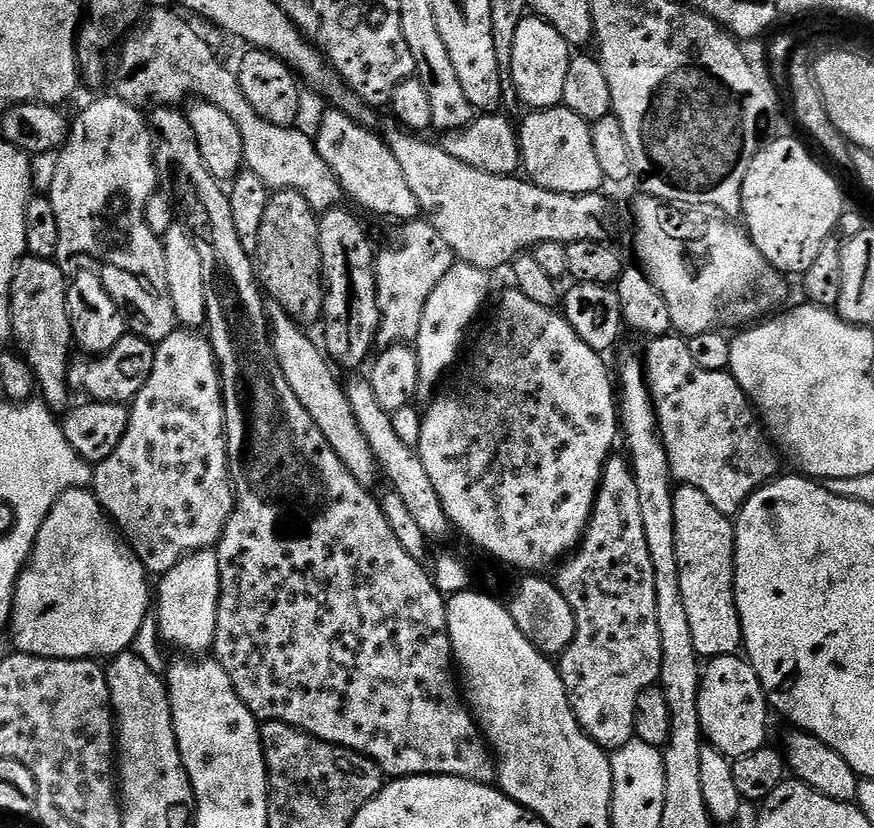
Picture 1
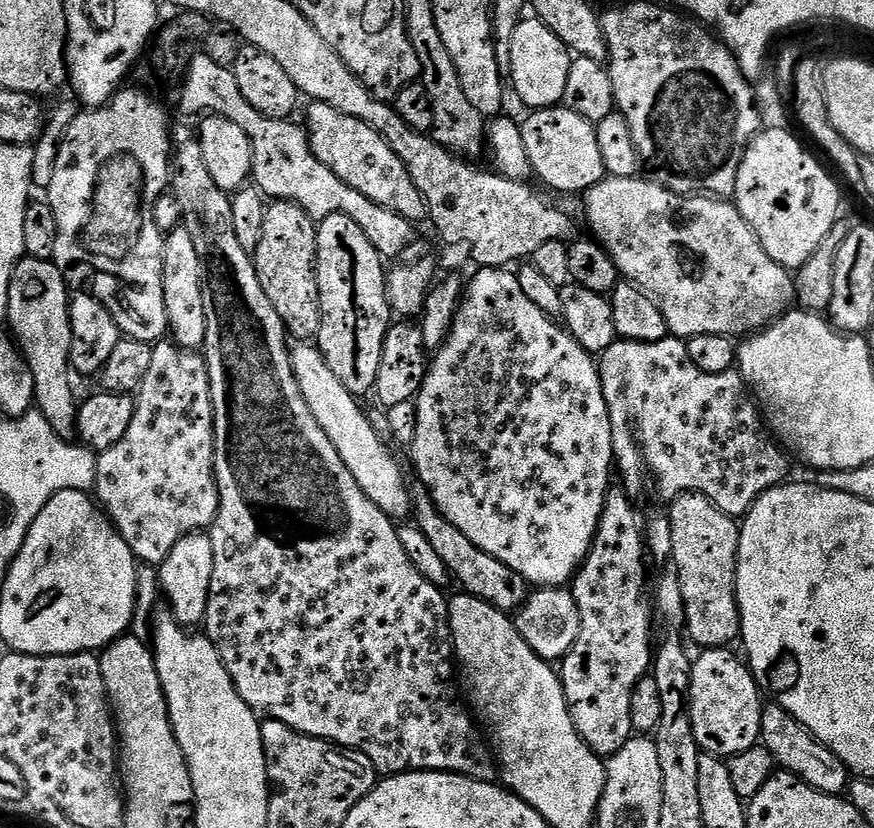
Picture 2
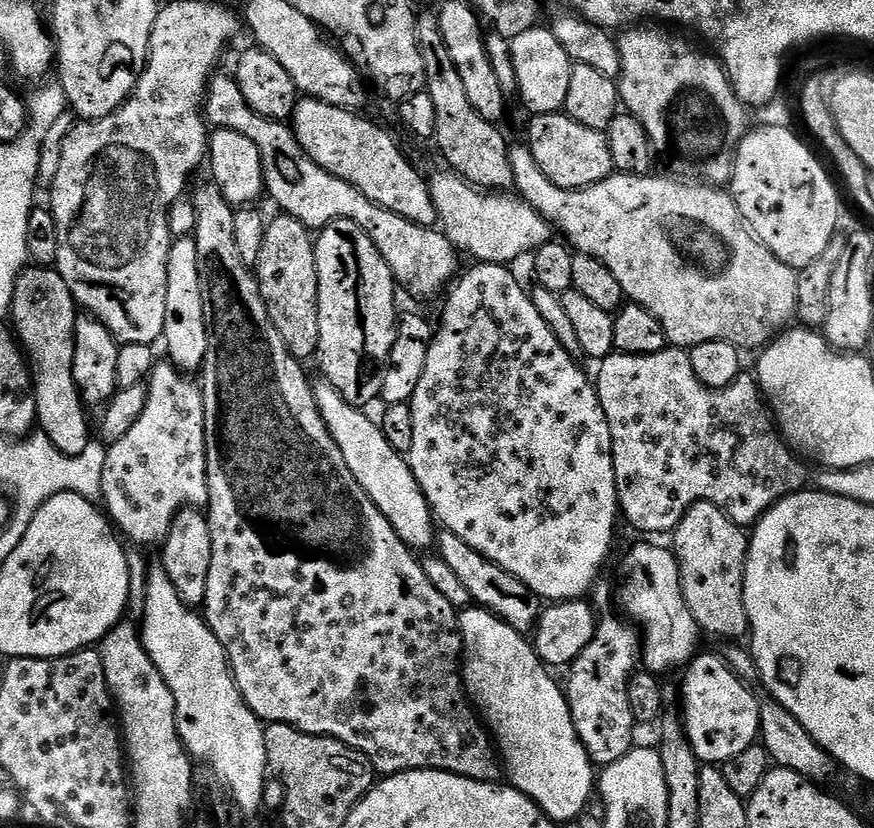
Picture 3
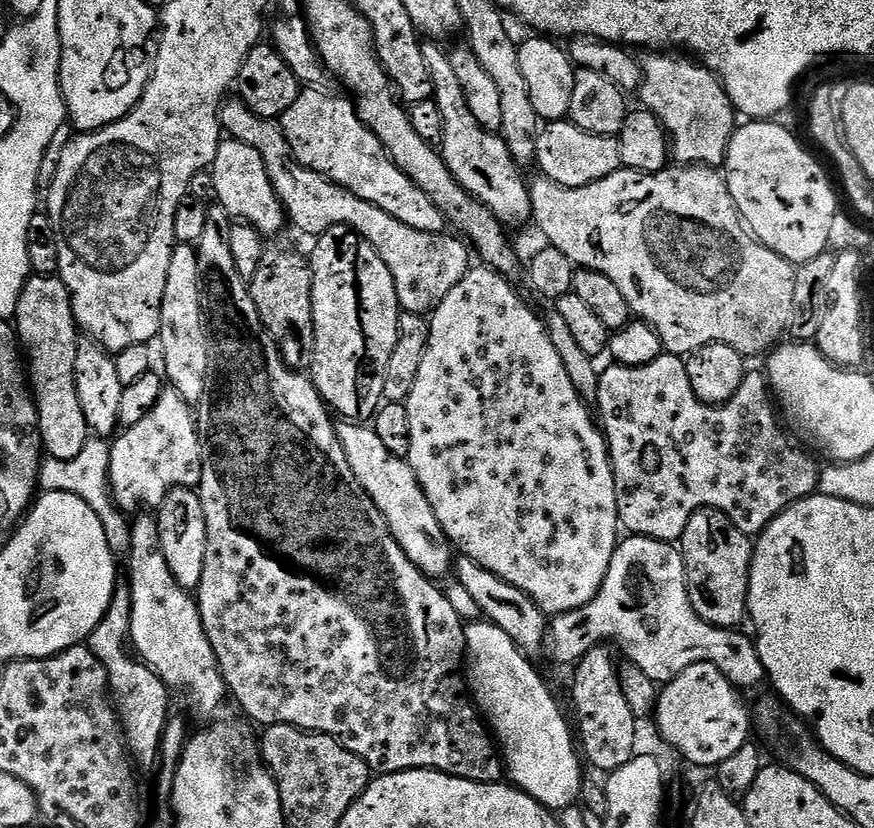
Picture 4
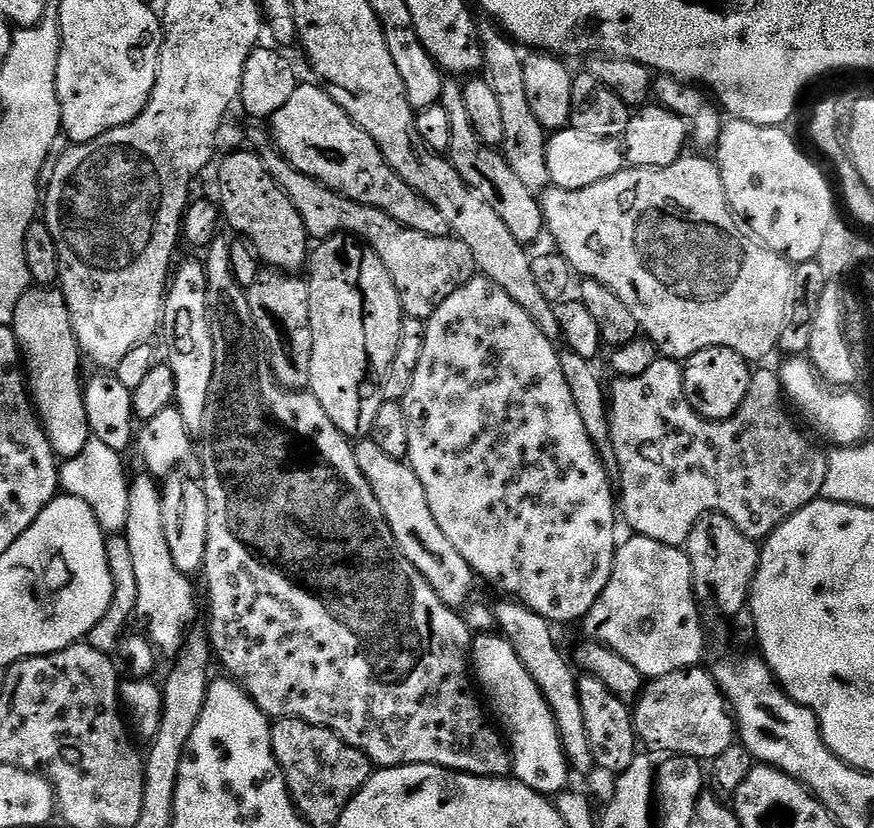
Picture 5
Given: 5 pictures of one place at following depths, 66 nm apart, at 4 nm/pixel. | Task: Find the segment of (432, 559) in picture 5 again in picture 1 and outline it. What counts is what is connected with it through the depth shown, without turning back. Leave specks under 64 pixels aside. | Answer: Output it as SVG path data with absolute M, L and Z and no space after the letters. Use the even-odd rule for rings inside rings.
M269 307L267 314L272 352L276 356L282 374L286 374L286 382L290 382L290 390L294 390L298 402L302 402L302 406L306 406L306 414L310 414L310 418L314 418L318 430L322 430L326 442L330 442L330 446L334 450L334 454L338 454L342 466L346 466L346 470L350 470L350 474L354 474L357 482L365 486L372 486L376 476L378 480L378 465L374 458L374 450L370 450L366 438L362 438L362 432L358 430L358 422L348 405L348 393L345 387L336 381L329 357L322 351L321 345L317 341L316 345L304 333L307 331L285 314L281 308Z

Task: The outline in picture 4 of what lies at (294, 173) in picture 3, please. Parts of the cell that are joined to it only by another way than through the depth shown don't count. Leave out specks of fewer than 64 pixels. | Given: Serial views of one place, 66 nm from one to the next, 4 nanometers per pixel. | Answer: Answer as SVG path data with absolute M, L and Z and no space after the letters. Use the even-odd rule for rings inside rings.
M228 98L220 108L220 127L231 139L246 142L246 146L254 146L254 150L262 154L262 162L266 162L266 174L270 174L270 182L282 202L284 215L291 227L293 224L298 231L315 238L334 226L345 224L366 238L374 250L378 250L378 258L386 262L386 270L390 270L394 278L394 290L403 311L419 316L431 313L467 274L470 248L463 239L455 235L444 236L443 231L414 230L414 226L398 222L394 214L386 214L386 210L358 198L358 194L350 194L350 190L302 166L293 158L277 121L263 120L238 98Z

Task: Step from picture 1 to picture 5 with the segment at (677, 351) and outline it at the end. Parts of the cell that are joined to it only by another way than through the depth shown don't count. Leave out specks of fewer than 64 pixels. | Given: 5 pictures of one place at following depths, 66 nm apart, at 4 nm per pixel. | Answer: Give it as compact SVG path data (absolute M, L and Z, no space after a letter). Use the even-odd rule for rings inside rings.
M658 358L650 370L642 370L642 374L613 379L607 398L610 434L620 467L618 508L623 523L625 520L635 535L679 548L687 545L690 530L694 530L706 513L717 512L730 518L742 534L763 542L773 530L782 526L782 522L798 514L798 510L821 499L828 452L815 448L800 433L799 426L784 409L786 397L777 369L764 367L768 366L753 371L750 390L742 406L725 420L708 420L690 406L684 389L684 369L677 361Z

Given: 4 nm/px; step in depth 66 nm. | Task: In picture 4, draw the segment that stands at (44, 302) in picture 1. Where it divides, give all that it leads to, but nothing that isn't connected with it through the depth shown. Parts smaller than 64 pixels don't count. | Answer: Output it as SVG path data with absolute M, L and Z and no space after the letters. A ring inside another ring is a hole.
M29 275L24 283L22 294L18 298L14 327L18 343L26 357L26 372L30 377L32 395L36 398L38 410L38 426L42 434L44 451L53 460L73 460L82 454L86 442L90 438L86 417L82 414L82 405L78 403L78 386L74 382L74 358L78 358L78 325L72 313L72 299L68 288L60 280L59 275Z

